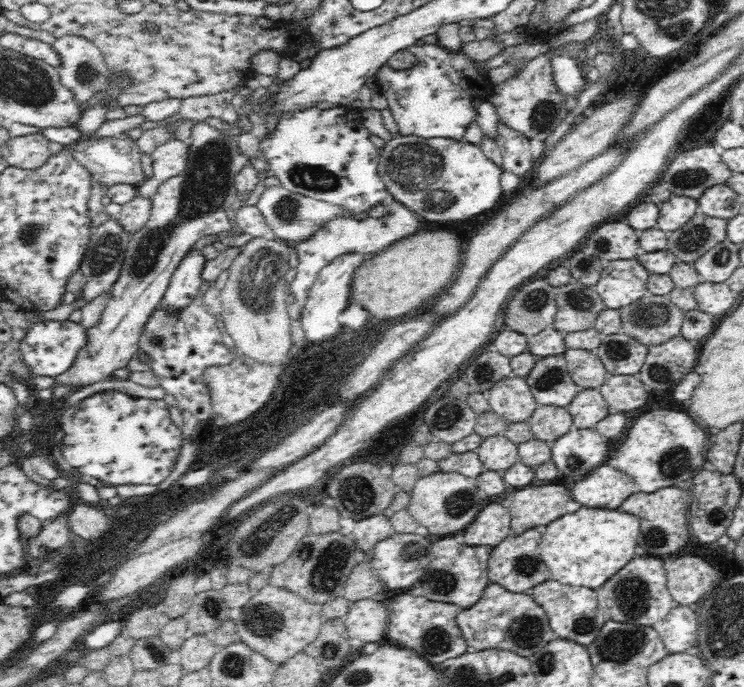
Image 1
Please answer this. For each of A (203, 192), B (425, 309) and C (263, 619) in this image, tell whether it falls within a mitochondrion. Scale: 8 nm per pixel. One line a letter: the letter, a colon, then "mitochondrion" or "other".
A: mitochondrion
B: other
C: mitochondrion

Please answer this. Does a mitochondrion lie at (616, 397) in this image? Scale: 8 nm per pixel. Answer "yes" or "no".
no

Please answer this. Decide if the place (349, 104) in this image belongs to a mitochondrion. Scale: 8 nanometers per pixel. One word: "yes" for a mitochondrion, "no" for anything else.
no

